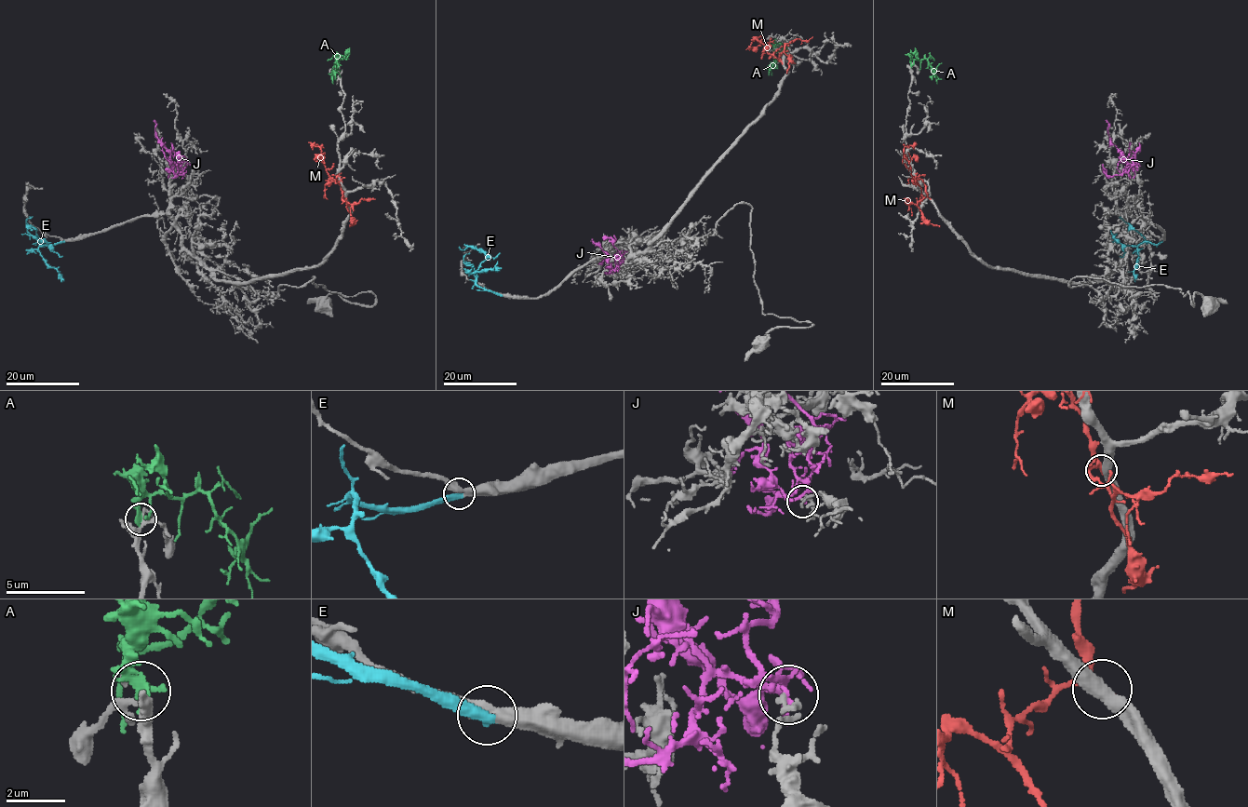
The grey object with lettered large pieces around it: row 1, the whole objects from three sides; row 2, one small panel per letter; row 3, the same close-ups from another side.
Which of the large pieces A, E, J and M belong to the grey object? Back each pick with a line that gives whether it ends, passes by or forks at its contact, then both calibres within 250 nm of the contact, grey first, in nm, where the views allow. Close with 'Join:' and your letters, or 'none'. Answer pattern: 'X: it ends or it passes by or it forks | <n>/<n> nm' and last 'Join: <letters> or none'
E: it ends | 440/420 nm
Join: E

